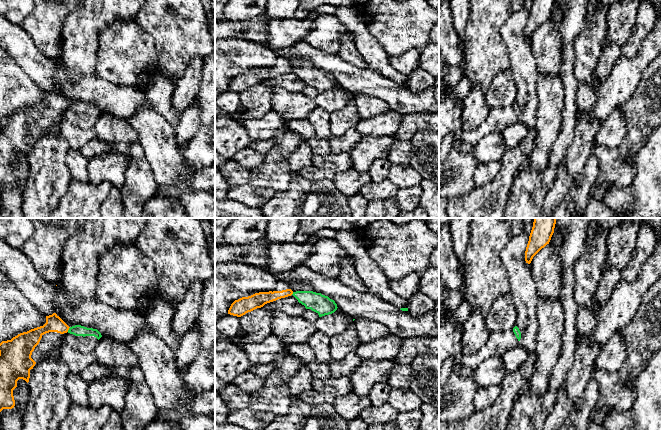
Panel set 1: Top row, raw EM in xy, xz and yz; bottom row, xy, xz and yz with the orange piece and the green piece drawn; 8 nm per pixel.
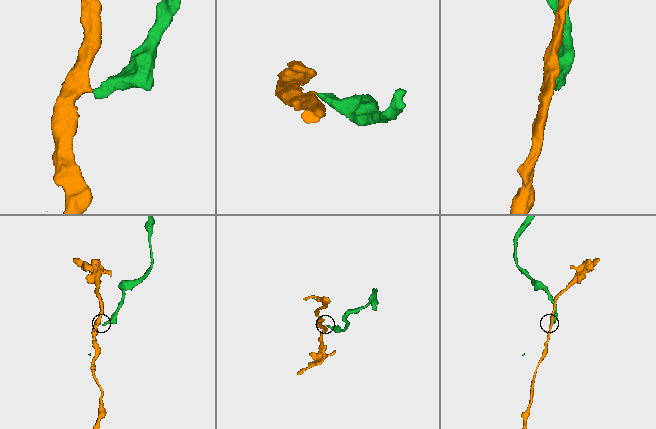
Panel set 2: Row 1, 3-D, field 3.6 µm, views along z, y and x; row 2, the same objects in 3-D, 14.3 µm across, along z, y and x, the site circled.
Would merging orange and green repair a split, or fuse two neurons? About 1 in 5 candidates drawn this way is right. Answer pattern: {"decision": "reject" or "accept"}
{"decision": "reject"}

